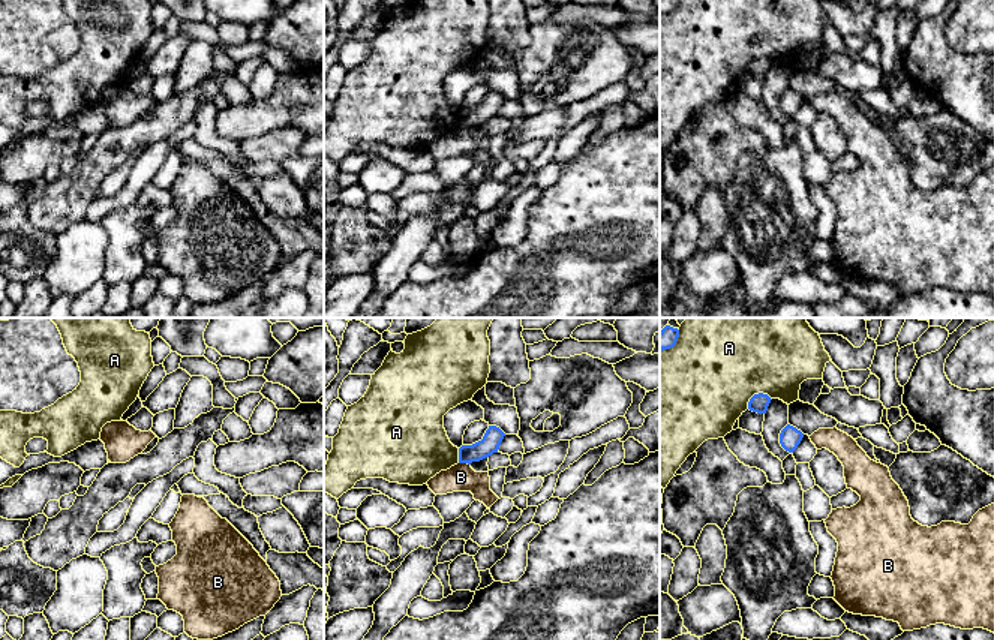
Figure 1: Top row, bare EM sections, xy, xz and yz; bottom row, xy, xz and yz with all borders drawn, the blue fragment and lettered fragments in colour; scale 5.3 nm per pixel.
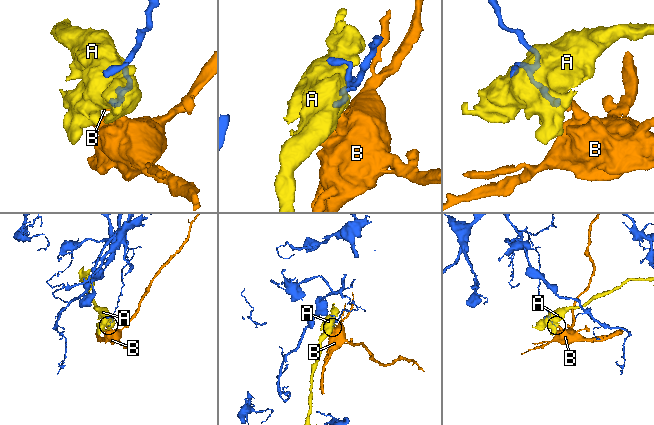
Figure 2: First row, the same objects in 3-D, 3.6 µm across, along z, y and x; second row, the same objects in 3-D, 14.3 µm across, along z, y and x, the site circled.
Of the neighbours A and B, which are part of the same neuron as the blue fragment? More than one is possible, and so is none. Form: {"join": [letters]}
{"join": []}

